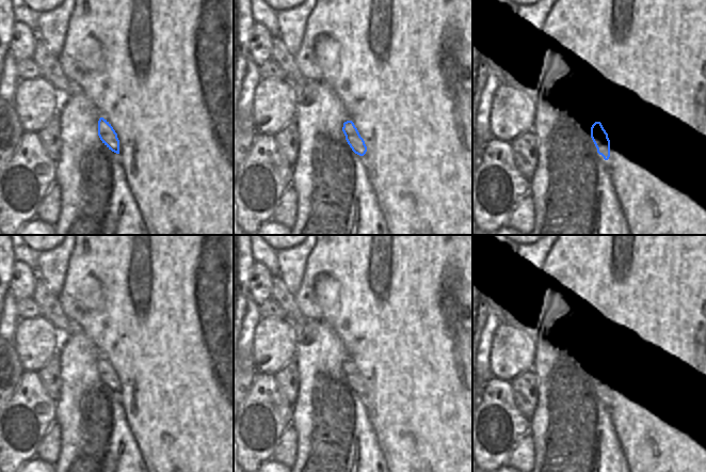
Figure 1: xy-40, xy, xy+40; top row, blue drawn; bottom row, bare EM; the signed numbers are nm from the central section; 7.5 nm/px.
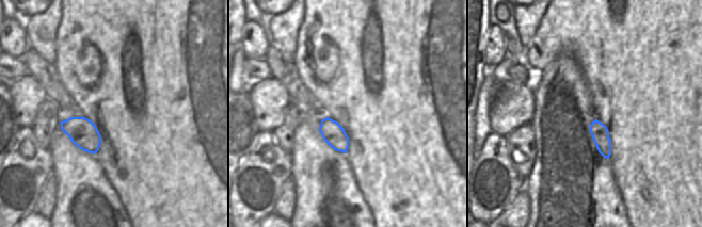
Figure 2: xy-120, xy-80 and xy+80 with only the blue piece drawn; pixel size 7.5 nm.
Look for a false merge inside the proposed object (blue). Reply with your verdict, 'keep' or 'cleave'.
keep

